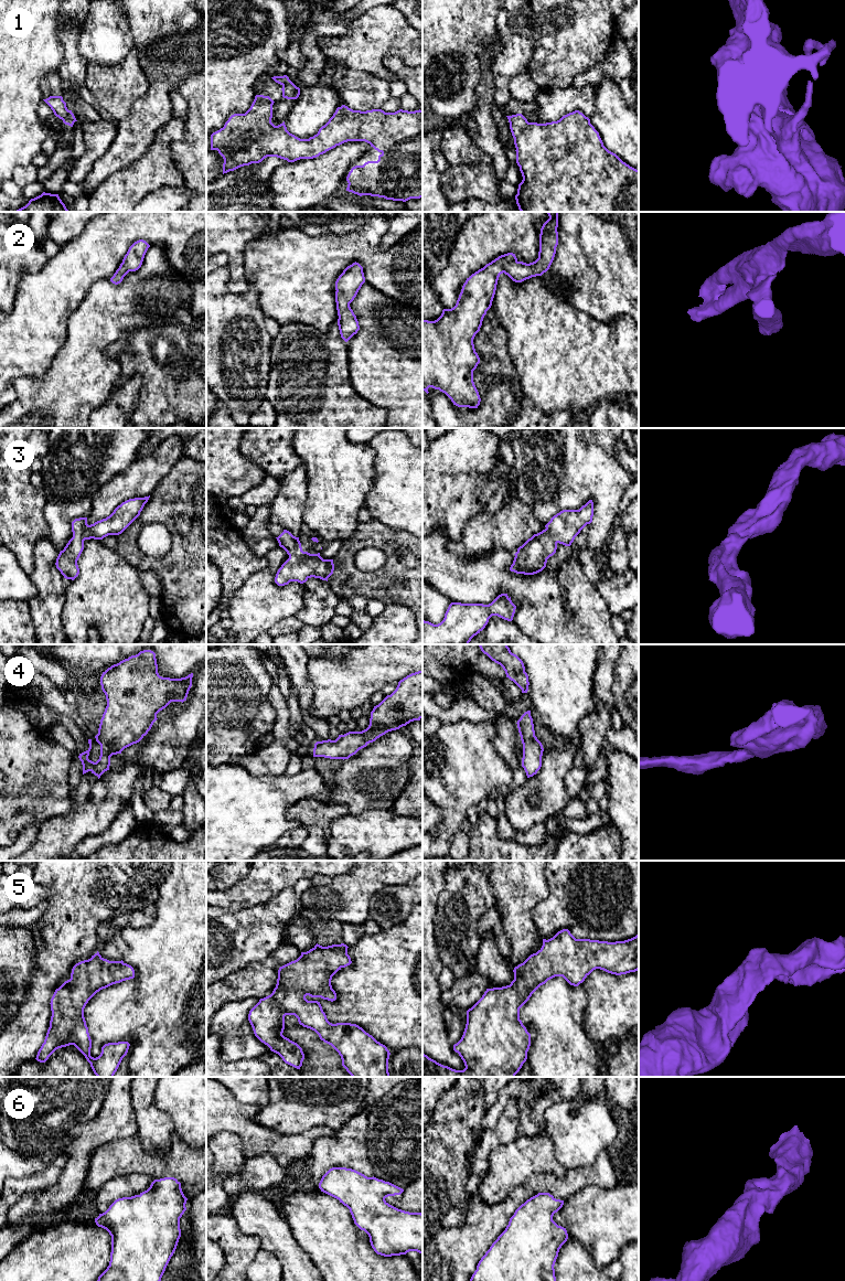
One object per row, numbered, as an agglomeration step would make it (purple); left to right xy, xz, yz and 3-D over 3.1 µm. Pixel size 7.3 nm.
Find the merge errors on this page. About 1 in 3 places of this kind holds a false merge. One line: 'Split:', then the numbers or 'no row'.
Split: 1

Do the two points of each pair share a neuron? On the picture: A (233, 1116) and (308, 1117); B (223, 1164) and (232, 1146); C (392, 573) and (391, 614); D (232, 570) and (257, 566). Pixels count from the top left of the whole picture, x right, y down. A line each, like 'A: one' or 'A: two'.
A: two
B: one
C: two
D: one

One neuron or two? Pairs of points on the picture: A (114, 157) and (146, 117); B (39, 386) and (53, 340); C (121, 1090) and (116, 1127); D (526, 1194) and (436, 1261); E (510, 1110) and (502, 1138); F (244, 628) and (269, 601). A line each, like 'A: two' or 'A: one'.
A: one
B: two
C: one
D: one
E: one
F: one

